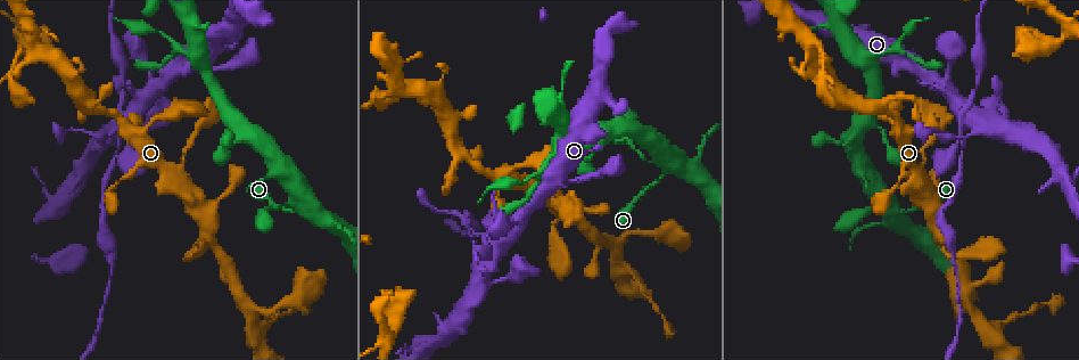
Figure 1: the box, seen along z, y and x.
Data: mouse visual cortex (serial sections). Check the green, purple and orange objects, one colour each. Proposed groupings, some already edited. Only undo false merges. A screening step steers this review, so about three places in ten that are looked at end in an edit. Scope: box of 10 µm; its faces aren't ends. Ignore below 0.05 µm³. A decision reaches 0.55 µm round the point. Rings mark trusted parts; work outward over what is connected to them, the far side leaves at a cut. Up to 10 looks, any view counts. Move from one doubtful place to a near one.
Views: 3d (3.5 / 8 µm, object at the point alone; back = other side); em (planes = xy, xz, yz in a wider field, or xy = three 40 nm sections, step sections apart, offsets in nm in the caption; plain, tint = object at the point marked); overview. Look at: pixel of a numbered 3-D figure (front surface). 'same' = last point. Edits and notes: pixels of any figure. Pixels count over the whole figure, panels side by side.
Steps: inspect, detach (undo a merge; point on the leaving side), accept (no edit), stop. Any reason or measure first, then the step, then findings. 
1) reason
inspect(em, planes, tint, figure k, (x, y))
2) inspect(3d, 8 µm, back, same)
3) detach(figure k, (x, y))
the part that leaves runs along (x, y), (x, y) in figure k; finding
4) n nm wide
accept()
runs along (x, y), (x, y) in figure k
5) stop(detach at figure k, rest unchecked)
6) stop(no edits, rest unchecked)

abrupt turn
inspect(3d, 8 µm, figure 1, (308, 205))

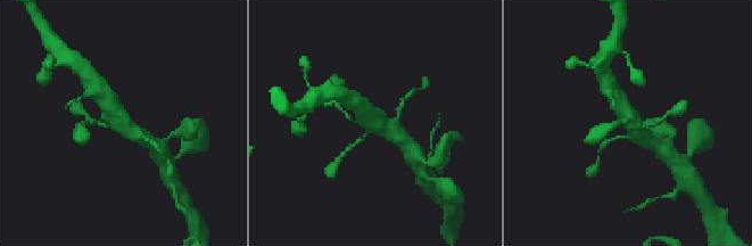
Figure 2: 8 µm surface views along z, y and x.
4 arms; arms of 150, 150, 400, 500 nm
inspect(em, xy, step 3, tint, same)

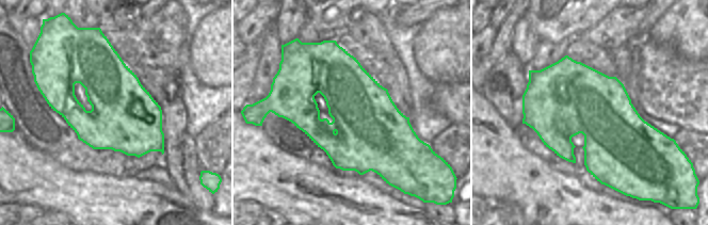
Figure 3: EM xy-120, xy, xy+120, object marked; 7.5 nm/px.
600 nm wide
accept()
runs along (658, 122), (639, 125), (618, 99) in figure 2; continuous, no second cell

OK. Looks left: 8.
abrupt turn
inspect(3d, 3.5 µm, figure 1, (595, 257))

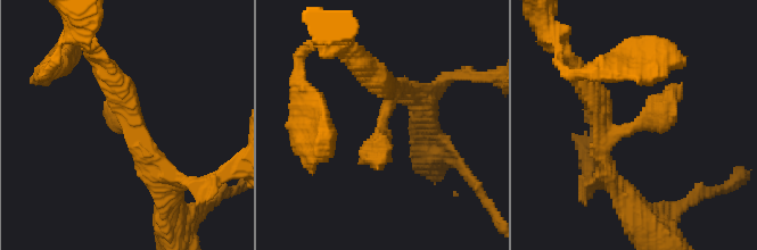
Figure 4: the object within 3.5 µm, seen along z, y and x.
accept()
runs along (594, 94), (602, 130), (628, 130), (675, 84) in figure 4; continuous, no second cell

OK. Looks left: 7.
a narrow waist
inspect(3d, 3.5 µm, back, figure 1, (959, 155))

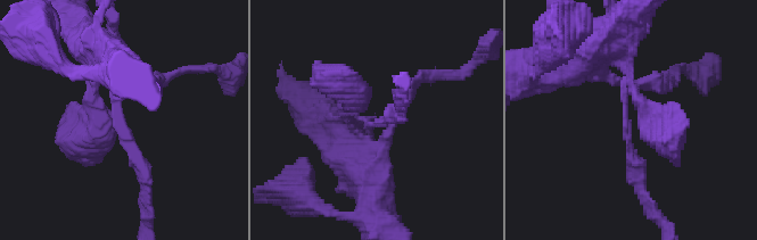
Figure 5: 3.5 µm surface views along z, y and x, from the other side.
shape alone is not enough
inspect(em, xy, step 1, plain, figure 5, (370, 127))

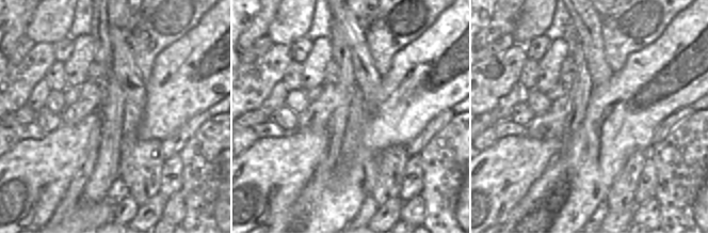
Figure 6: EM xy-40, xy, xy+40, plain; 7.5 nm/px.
inspect(em, xy, step 1, tint, same)

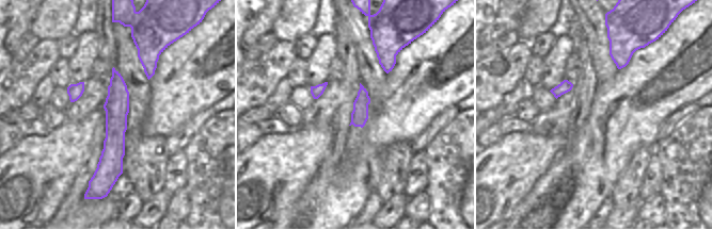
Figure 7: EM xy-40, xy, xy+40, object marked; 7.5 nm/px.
arms of 150, 200 nm
accept()
runs along (96, 47), (146, 180) in figure 5; one cell here

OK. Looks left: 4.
three-way junction
inspect(3d, 3.5 µm, figure 1, (398, 88))

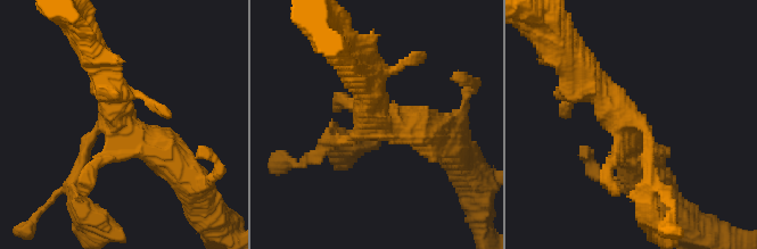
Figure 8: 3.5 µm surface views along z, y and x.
now the EM
inspect(em, planes, tint, figure 8, (377, 123))

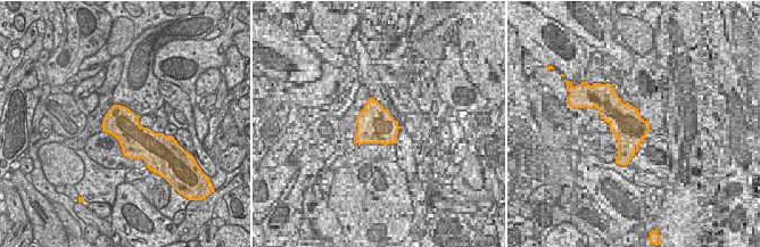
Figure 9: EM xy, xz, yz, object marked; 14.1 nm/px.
accept()
runs along (182, 172), (116, 115), (101, 66) in figure 8; continuous, no second cell

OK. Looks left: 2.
stop(no edits, rest unchecked)

